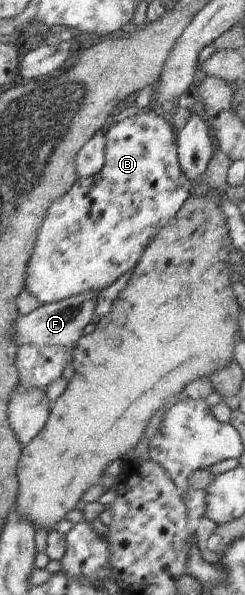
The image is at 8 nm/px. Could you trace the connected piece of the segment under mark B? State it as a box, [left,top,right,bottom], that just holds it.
[24,111,192,305]

